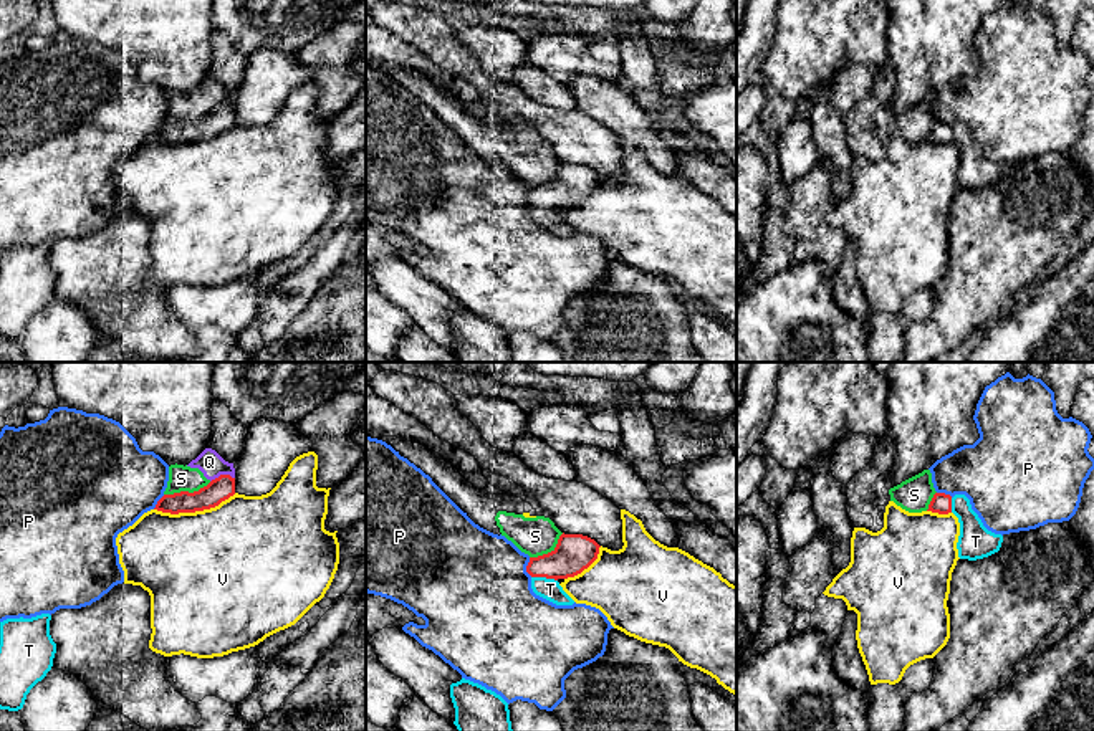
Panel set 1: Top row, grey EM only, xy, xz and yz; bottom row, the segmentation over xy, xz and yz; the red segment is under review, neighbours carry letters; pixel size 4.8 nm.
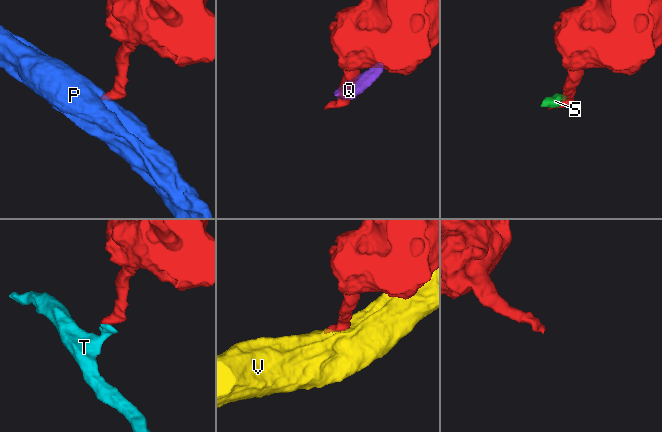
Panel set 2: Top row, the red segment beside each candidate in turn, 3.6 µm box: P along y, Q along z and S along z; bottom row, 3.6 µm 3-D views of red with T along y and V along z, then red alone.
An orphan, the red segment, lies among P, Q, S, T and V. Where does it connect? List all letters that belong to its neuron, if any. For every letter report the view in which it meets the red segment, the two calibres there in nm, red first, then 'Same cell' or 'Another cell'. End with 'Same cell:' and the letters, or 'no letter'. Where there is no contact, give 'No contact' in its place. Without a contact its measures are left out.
P: Touches red in xz. Thickness 190 nm (red) against 480 nm. Another cell
Q: Touches red in xy. Thickness 120 nm (red) against 120 nm. Another cell
S: Touches red in xy. Thickness 120 nm (red) against 130 nm. Another cell
T: Touches red in xz. Thickness 190 nm (red) against 110 nm. Same cell
V: Touches red in xy. Thickness 120 nm (red) against 500 nm. Another cell
Same cell: T

